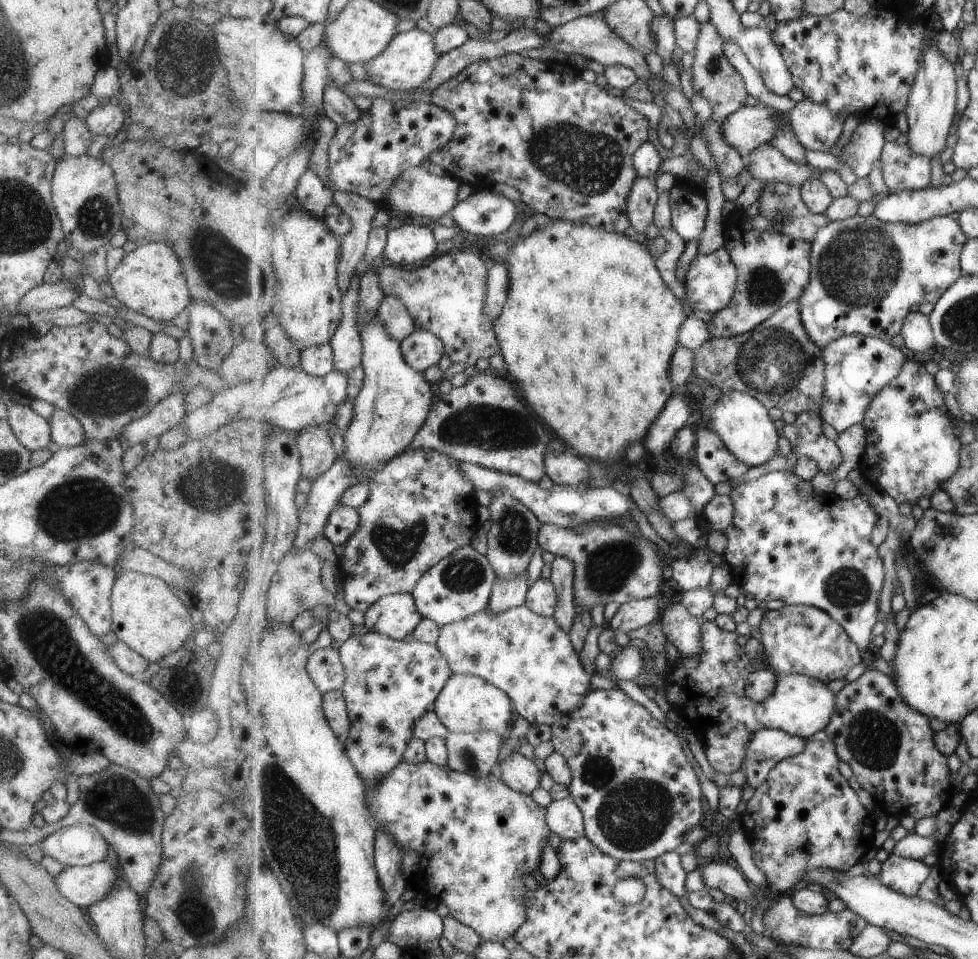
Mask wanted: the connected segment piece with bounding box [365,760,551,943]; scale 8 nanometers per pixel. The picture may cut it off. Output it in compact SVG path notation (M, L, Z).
M429 760L421 764L411 764L407 761L401 761L387 776L384 776L375 789L369 789L365 785L365 799L368 800L368 807L372 814L372 822L376 829L383 827L388 833L391 833L402 848L414 850L419 856L419 870L427 874L426 900L431 900L436 904L443 902L449 908L449 914L453 915L460 923L474 928L479 936L485 940L491 940L501 943L501 940L507 936L514 936L519 927L527 920L526 892L527 886L523 884L521 878L525 874L530 874L538 869L541 864L543 847L548 843L549 833L551 832L546 821L547 807L539 806L531 795L517 792L509 788L505 781L500 777L498 771L491 773L486 777L479 777L471 773L462 773L453 770L451 767L439 766Z

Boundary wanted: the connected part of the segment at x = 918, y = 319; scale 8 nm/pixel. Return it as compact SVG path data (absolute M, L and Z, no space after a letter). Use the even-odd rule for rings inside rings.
M918 311L911 312L903 321L901 332L905 345L912 352L925 352L931 346L936 345L934 328L929 316L920 314Z

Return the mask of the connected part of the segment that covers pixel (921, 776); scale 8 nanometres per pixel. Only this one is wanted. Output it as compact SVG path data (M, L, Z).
M874 668L866 669L864 673L854 681L846 683L836 696L836 709L830 723L825 729L835 741L840 758L851 766L857 782L859 782L860 786L869 792L875 800L875 806L879 814L895 817L897 819L901 819L903 816L912 816L916 820L921 820L921 818L925 818L925 816L936 817L939 810L948 806L949 800L951 800L956 788L953 783L951 783L951 770L949 770L947 755L944 755L938 749L938 744L935 742L936 732L933 732L933 728L931 728L931 720L929 720L929 717L915 710L910 704L907 704L903 700L902 694L893 677L883 674L883 672Z

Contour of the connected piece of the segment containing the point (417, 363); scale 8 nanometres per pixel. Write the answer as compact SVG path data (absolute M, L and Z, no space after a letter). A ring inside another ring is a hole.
M415 328L402 342L402 351L407 364L423 373L441 362L446 354L446 344L435 333Z

